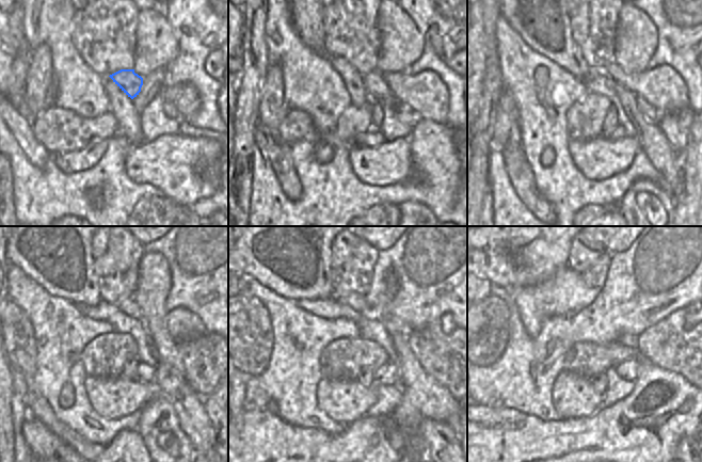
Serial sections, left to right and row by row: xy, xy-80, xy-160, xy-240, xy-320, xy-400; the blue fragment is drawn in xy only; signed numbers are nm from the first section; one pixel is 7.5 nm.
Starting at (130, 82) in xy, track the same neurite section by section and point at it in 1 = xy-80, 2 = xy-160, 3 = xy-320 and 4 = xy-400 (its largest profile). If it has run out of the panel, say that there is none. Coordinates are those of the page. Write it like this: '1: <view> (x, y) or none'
1: xy-80 (373, 82)
2: xy-160 (653, 143)
3: xy-320 (441, 443)
4: xy-400 (684, 443)

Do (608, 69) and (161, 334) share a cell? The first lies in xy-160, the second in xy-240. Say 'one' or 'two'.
two

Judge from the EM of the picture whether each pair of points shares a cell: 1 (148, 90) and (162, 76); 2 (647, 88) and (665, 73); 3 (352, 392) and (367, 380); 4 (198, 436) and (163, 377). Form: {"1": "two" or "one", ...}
{"1": "one", "2": "one", "3": "two", "4": "one"}

